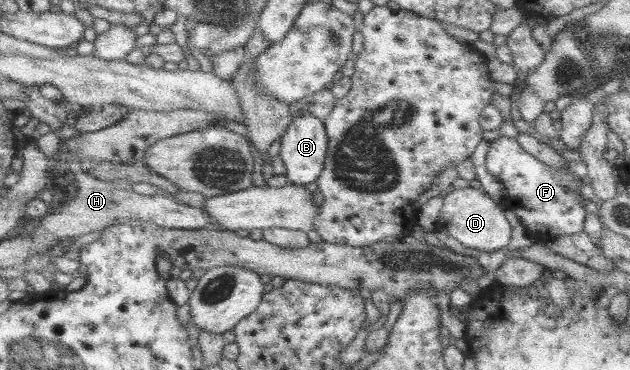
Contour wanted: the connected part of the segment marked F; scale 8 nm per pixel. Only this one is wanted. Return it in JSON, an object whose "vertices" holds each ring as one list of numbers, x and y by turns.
{"vertices":[[499,135,489,142,485,152,485,168,503,185,511,202,511,210,532,239,545,243,556,236,582,231,585,209,580,203,580,179,563,171,545,166,524,152,512,137]]}

